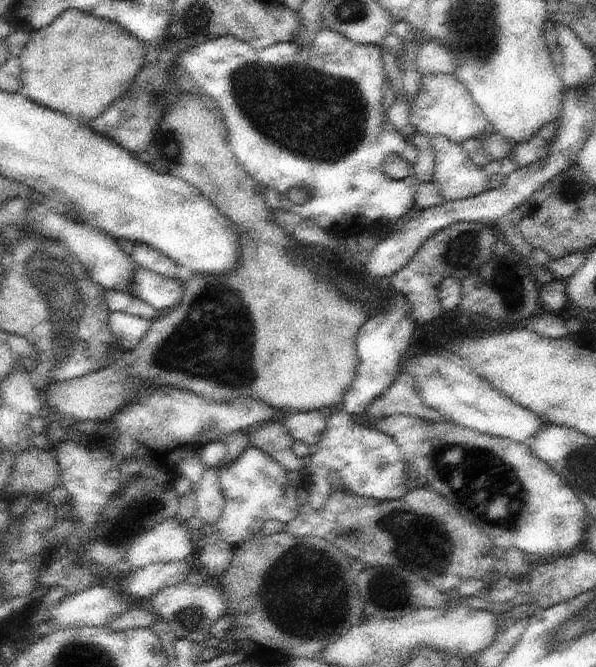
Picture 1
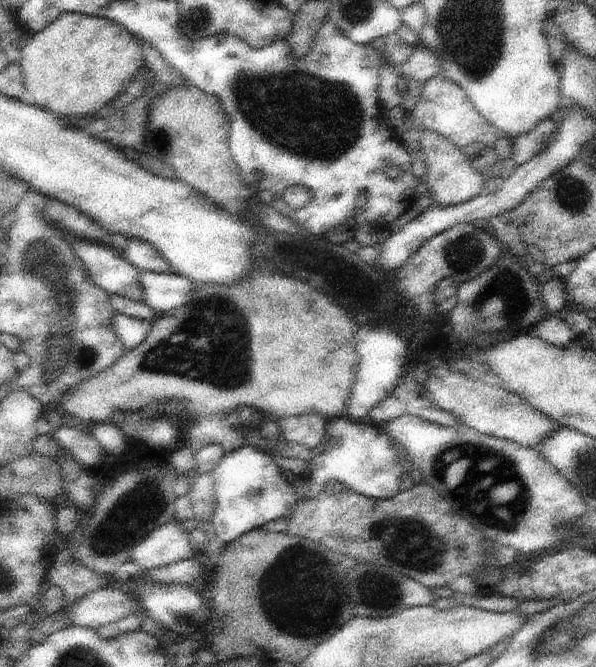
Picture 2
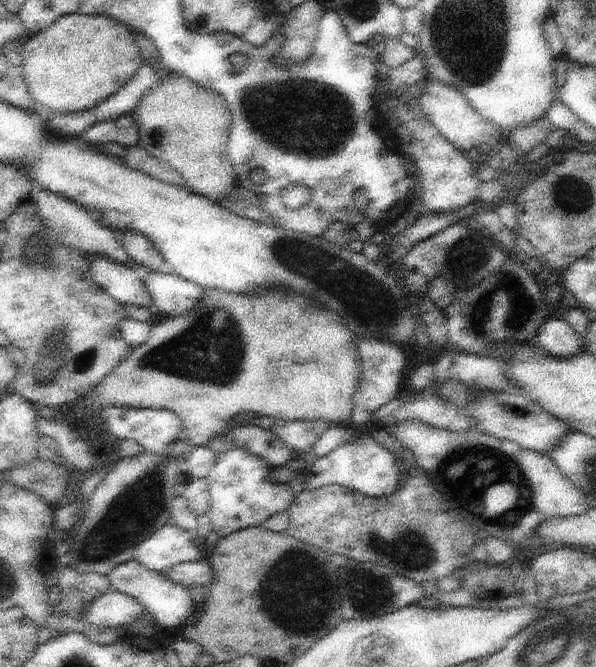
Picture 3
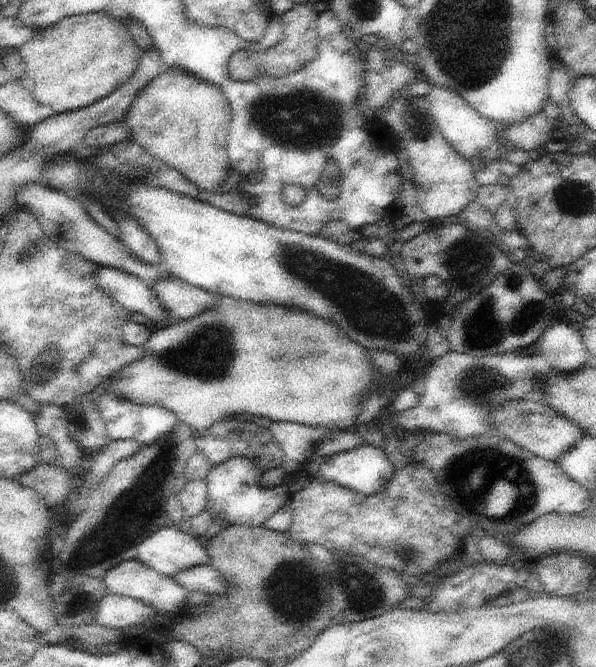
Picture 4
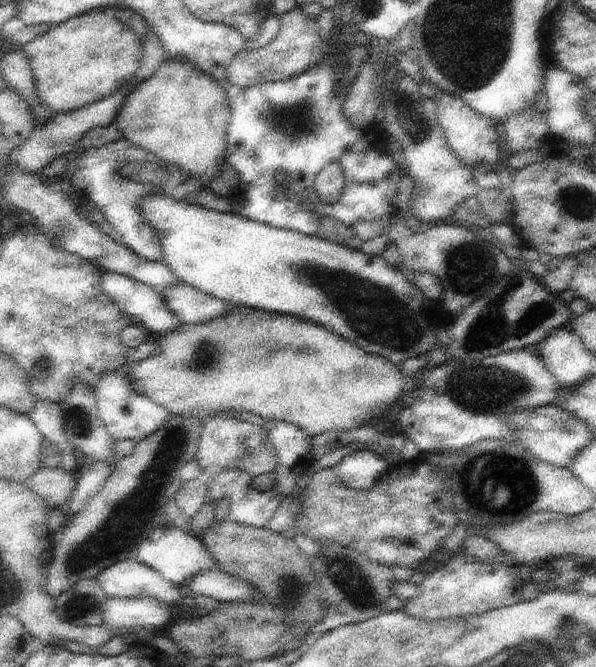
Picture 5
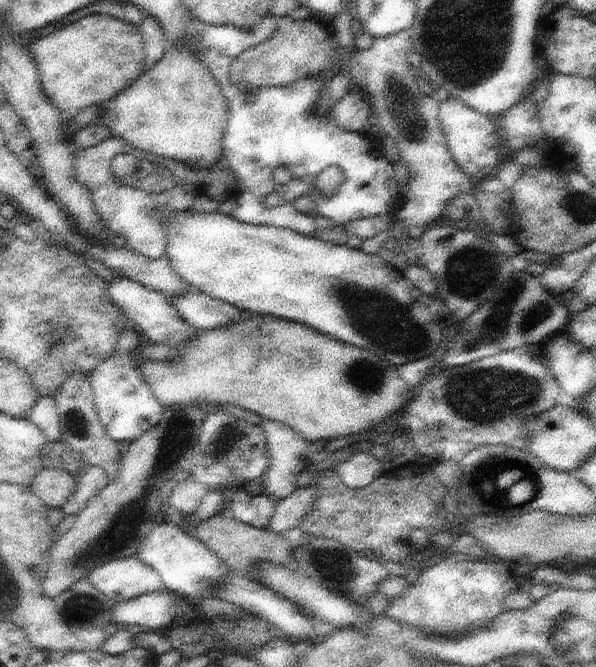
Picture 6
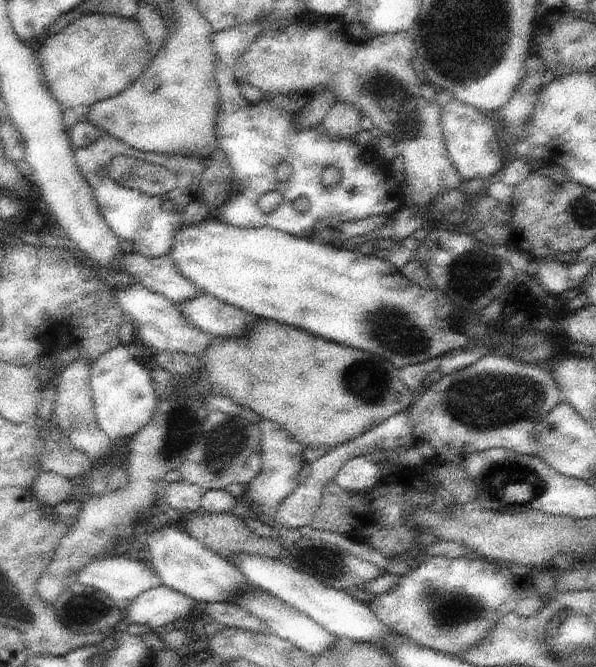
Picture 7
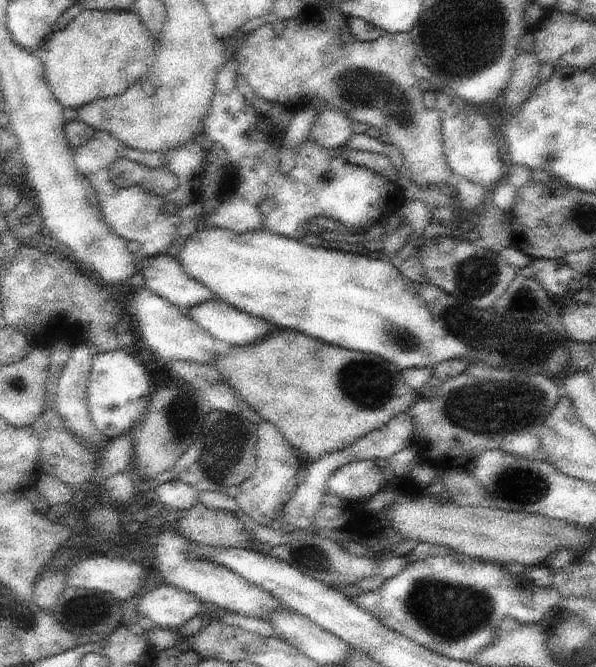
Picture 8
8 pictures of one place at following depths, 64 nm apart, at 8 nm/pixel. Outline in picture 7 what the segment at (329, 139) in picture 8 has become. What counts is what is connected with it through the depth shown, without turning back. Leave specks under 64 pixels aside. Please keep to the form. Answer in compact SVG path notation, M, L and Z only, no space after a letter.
M336 104L332 110L329 110L325 117L322 119L320 124L321 128L324 128L324 132L330 136L330 138L355 138L358 134L358 130L360 130L360 120L362 120L364 116L362 116L362 112L356 108L356 106L352 106L352 104Z

